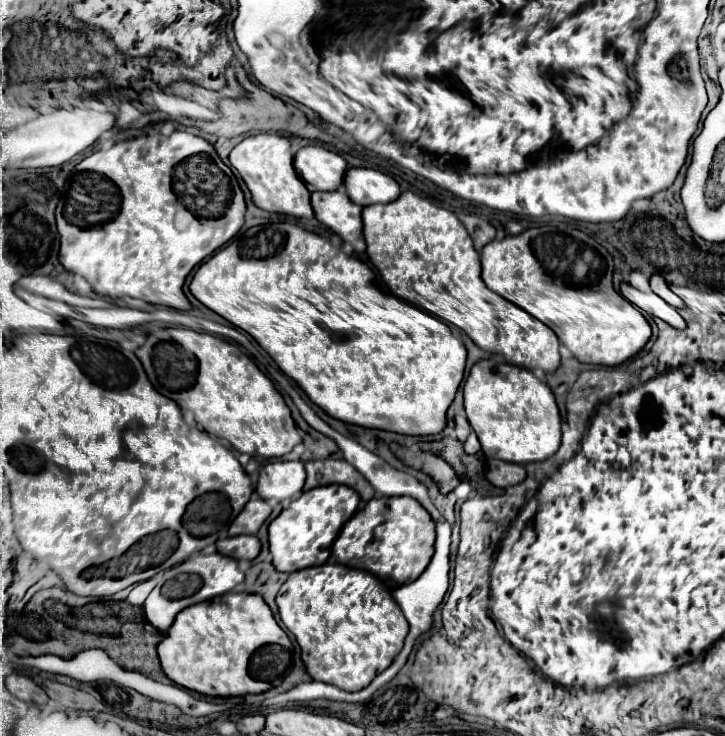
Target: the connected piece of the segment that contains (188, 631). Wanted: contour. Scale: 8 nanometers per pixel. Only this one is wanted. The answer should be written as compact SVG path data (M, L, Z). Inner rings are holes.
M230 592L182 610L166 632L166 638L158 644L158 658L164 674L186 690L204 696L246 696L268 692L278 684L278 678L282 678L284 670L290 666L290 660L286 662L286 652L290 650L292 642L288 634L278 626L262 596Z

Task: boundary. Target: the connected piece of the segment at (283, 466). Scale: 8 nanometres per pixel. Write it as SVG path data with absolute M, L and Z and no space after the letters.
M270 462L260 470L256 492L262 500L292 500L302 492L306 470L302 462Z

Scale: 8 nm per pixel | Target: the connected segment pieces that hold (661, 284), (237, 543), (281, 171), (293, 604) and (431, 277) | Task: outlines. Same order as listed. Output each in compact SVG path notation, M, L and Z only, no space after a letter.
M654 274L652 278L650 278L650 288L662 298L662 300L666 300L670 306L674 306L676 310L682 310L682 308L686 308L686 304L682 304L682 300L668 288L668 284L662 280L662 276L660 274Z
M234 536L216 542L220 554L236 560L254 560L260 554L260 540L256 536Z
M280 134L248 136L230 152L230 164L240 172L258 208L298 218L314 218L310 206L310 192L294 172L292 160L294 156L290 152L290 140Z
M322 564L296 570L282 584L276 604L280 610L280 620L294 634L302 650L302 662L306 664L308 674L318 682L326 682L348 692L366 688L366 684L370 684L378 672L388 668L394 656L402 650L408 632L406 618L394 602L390 588L386 588L386 584L382 584L370 572L342 564Z
M402 192L398 200L392 204L374 204L366 206L362 212L364 220L364 238L366 238L366 252L370 262L376 266L376 270L382 276L382 282L388 286L388 290L410 302L412 306L418 306L420 310L450 322L464 330L470 340L488 352L498 352L504 356L508 364L516 364L528 370L542 368L544 372L552 374L560 366L560 340L546 324L524 312L522 308L514 306L512 302L504 300L496 292L488 290L488 286L480 278L480 258L478 252L472 246L472 240L462 226L462 222L444 208L438 208L430 204L428 200L412 194Z

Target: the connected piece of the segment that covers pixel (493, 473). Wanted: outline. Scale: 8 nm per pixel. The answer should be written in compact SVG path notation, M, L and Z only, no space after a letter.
M488 460L486 478L494 486L500 486L500 488L516 486L526 478L526 468L520 464L510 464L510 462L502 462L502 460Z

